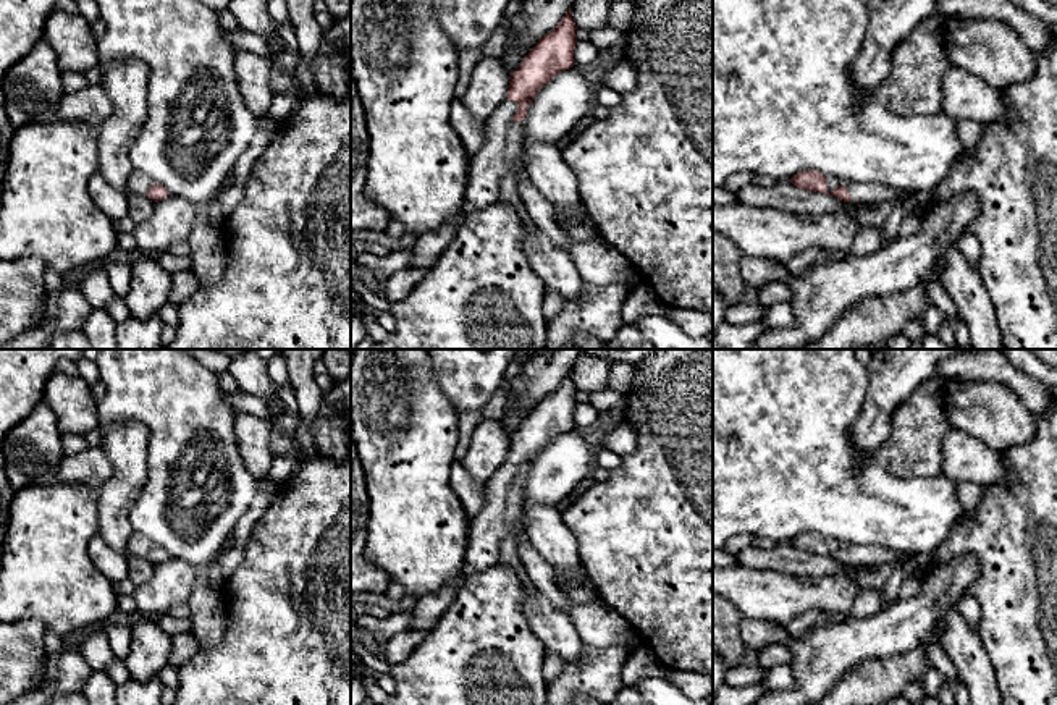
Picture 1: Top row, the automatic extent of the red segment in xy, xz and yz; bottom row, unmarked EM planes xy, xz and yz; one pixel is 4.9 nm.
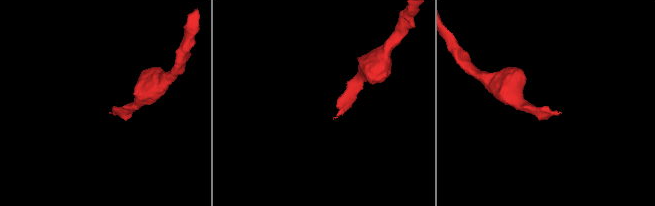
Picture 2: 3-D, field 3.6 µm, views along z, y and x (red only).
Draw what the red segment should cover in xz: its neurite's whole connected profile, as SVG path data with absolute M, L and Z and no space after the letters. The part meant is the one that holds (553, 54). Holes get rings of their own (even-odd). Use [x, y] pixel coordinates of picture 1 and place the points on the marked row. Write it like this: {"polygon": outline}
{"polygon": "M569 6L559 24L538 40L509 76L506 99L485 120L485 142L469 158L467 210L499 204L501 179L522 152L522 128L530 102L558 73L575 65L577 29Z"}

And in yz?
{"polygon": "M816 170L798 171L789 181L800 189L826 192L852 204L892 204L900 194L900 191L884 184L861 184L826 178Z"}

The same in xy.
{"polygon": "M136 170L128 178L128 192L136 196L145 196L154 202L158 202L170 196L166 188L163 188L162 184L155 183L154 179L147 178L144 173Z"}

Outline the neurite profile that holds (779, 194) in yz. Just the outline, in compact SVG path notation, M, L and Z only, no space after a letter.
M773 181L768 186L748 184L735 192L737 202L761 209L789 210L800 215L847 213L860 228L882 226L892 210L891 204L852 204L826 192L813 192L794 186L790 181Z

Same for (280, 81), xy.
M272 68L270 87L273 94L289 94L299 91L299 81L296 78L296 68L289 71L280 71Z

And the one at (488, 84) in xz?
M483 57L472 70L462 103L477 120L485 121L506 99L509 81L501 58Z

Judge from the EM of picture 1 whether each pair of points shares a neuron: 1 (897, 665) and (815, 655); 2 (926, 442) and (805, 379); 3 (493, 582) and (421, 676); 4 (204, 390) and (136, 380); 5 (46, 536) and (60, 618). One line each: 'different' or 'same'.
1: different
2: different
3: same
4: same
5: same

